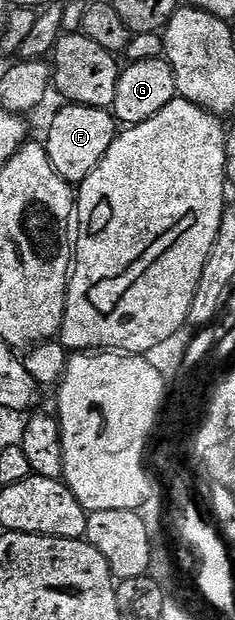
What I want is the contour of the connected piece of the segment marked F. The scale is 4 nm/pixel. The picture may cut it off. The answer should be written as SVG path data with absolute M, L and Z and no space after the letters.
M67 103L50 120L50 129L46 132L44 143L46 153L60 178L64 178L77 186L96 170L96 166L104 158L108 146L114 141L120 125L114 119L114 113L109 108L93 108Z

